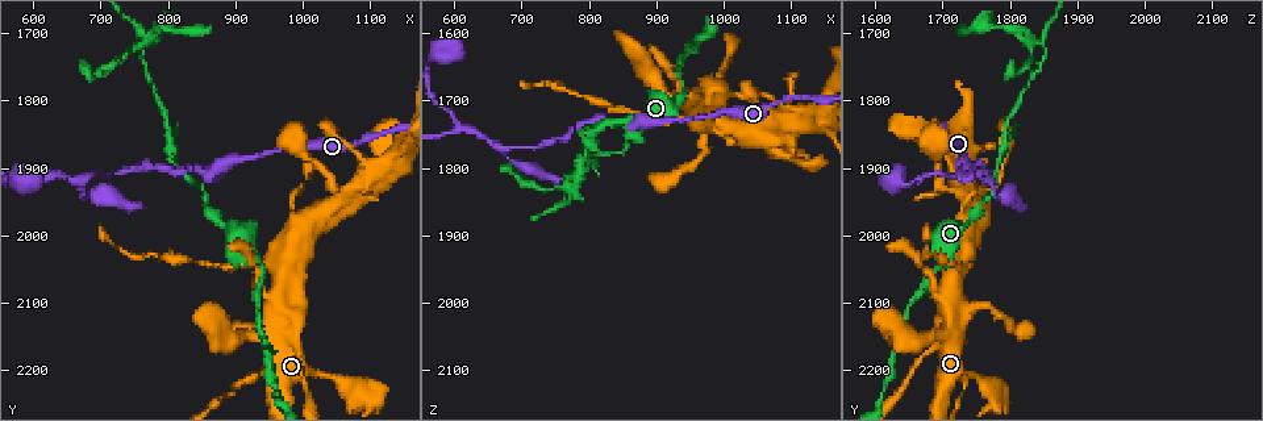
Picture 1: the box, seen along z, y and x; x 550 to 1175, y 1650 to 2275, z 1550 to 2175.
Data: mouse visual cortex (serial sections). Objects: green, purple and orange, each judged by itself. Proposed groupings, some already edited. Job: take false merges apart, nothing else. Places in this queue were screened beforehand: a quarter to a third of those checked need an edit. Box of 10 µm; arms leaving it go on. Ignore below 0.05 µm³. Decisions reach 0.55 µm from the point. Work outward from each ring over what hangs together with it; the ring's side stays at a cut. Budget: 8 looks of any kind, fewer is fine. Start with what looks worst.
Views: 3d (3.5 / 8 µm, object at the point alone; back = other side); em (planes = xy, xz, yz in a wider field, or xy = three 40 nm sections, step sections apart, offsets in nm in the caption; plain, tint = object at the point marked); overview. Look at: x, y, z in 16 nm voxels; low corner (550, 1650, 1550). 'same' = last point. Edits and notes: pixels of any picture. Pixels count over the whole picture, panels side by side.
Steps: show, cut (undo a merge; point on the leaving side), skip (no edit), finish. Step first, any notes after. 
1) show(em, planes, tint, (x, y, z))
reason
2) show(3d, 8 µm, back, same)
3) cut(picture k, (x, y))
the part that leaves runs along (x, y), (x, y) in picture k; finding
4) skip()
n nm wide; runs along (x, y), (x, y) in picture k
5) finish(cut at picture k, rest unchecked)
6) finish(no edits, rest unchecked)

show(3d, 8 µm, (675, 1910, 1775))
narrows sharply

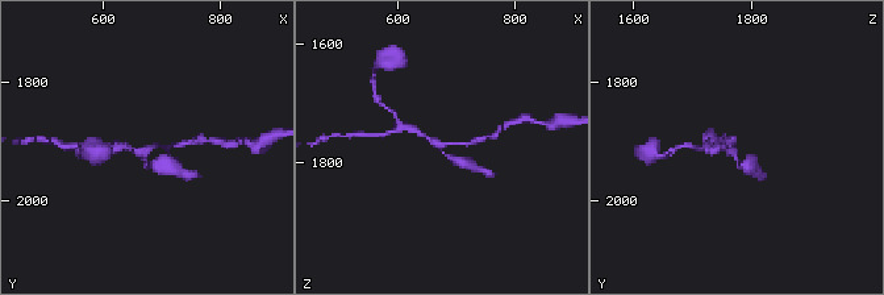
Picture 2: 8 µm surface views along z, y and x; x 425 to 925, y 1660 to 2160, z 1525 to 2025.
show(3d, 3.5 µm, same)
zoom in

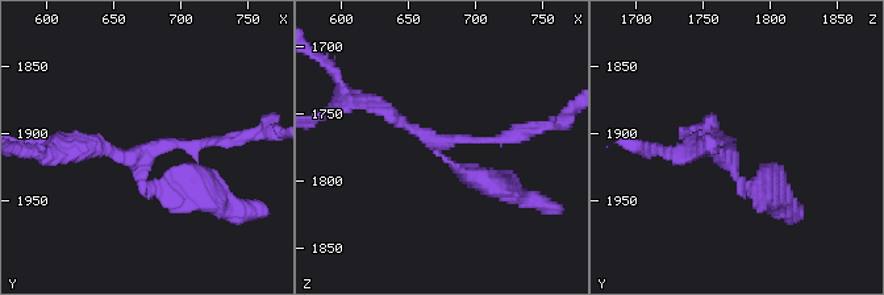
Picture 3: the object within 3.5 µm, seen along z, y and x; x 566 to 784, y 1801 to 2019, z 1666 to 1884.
show(em, xy, step 2, tint, (676, 1912, 1772))
3 arms; arms of 150, 150, 200 nm

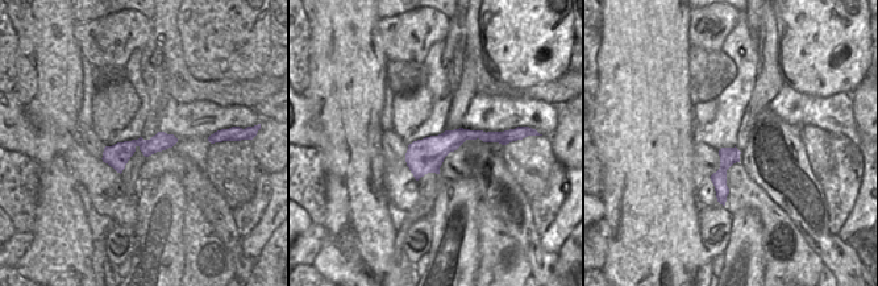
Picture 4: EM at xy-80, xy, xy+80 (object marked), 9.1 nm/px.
skip()
320 nm wide; runs along (530, 128), (501, 138), (437, 142), (368, 102) in picture 3; all the same cell

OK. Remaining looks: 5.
show(3d, 3.5 µm, back, (815, 1895, 1775))
narrows sharply

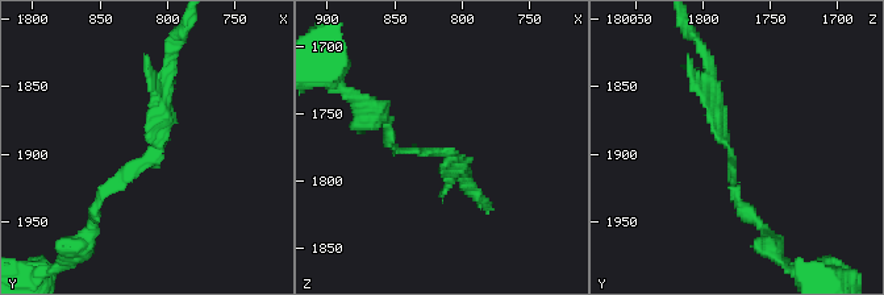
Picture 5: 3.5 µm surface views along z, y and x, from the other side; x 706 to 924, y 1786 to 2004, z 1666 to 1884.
show(em, xy, step 3, tint, (814, 1892, 1782))
need the tissue

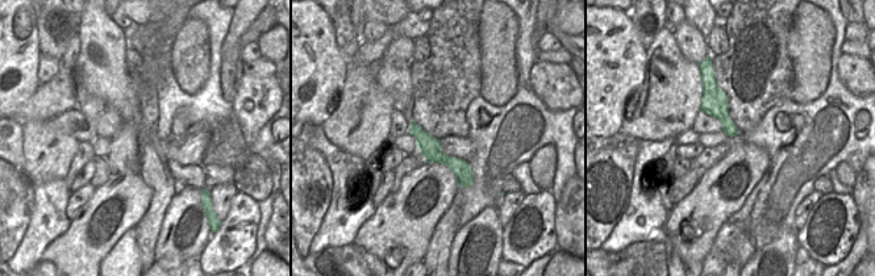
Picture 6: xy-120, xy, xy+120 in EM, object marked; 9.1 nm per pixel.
show(em, planes, tint, same)

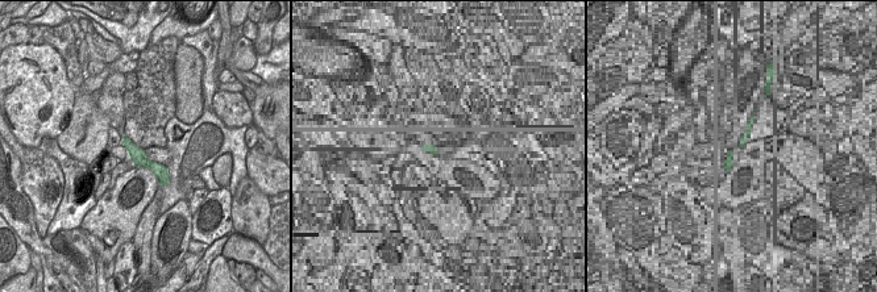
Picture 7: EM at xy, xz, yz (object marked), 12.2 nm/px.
skip()
runs along (94, 207), (166, 131), (166, 66) in picture 5; continuous, no second cell

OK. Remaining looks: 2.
show(3d, 8 µm, (960, 2030, 1730))
thin arm on a thick one

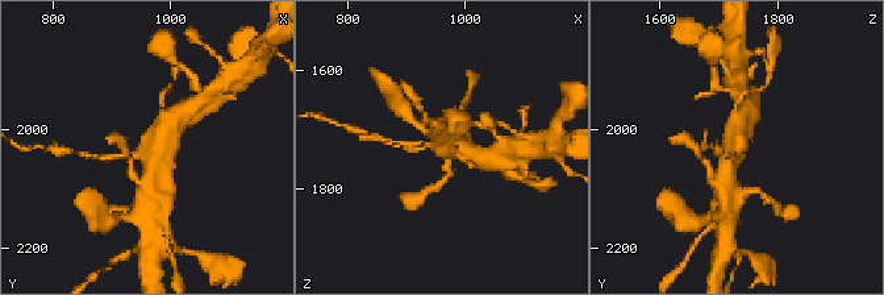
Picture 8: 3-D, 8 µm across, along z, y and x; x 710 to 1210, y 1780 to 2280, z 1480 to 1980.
show(3d, 3.5 µm, same)
zoom in

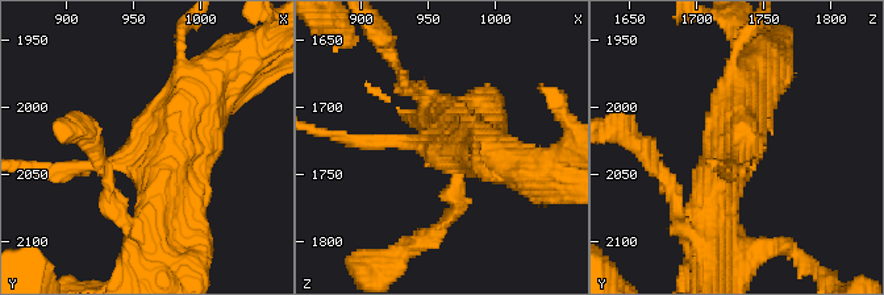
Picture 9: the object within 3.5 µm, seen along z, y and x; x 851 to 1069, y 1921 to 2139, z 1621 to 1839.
cut(picture 9, (61, 173))
arms of 150, 500, 600 nm; two cells meet here

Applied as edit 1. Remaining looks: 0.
finish(cut at picture 9, rest unchecked)

